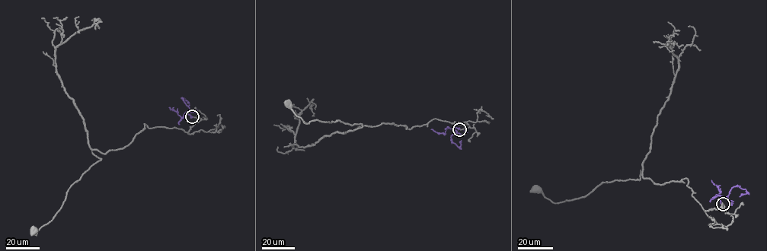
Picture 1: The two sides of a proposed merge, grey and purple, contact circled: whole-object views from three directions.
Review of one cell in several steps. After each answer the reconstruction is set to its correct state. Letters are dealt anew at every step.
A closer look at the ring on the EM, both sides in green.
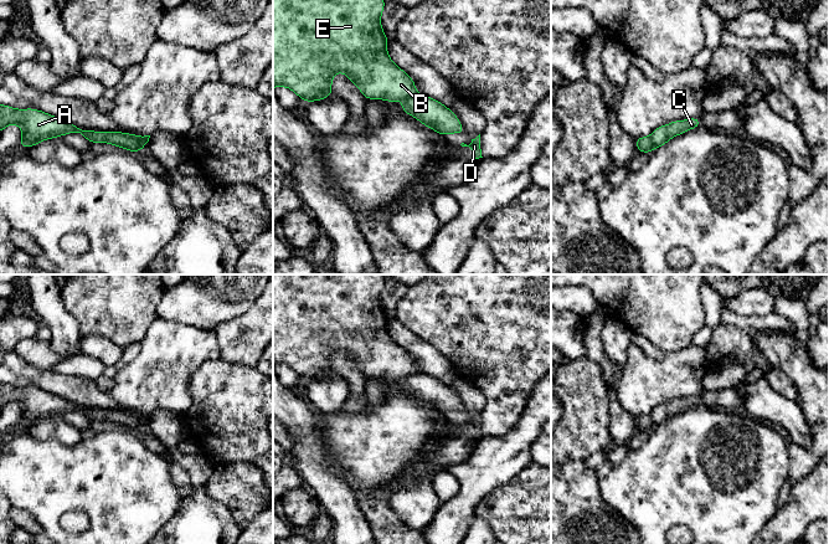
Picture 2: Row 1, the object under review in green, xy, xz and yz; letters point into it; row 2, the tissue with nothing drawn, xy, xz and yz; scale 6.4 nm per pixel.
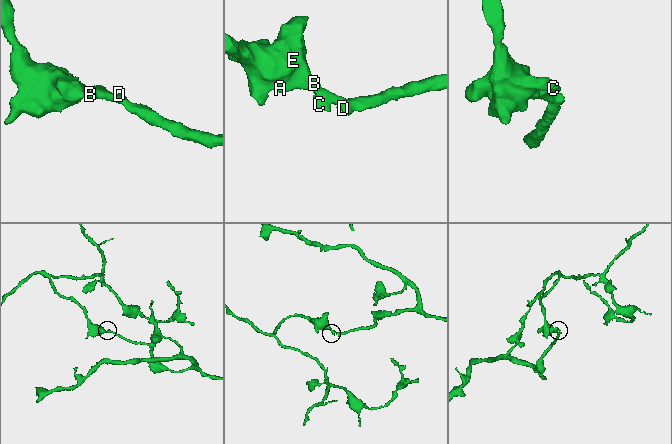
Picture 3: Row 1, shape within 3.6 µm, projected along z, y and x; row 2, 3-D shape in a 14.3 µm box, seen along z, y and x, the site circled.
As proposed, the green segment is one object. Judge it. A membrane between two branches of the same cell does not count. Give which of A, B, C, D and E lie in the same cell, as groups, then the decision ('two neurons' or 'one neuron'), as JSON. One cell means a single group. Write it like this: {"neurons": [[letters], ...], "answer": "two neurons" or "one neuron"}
{"neurons": [["A", "B", "E"], ["C", "D"]], "answer": "two neurons"}

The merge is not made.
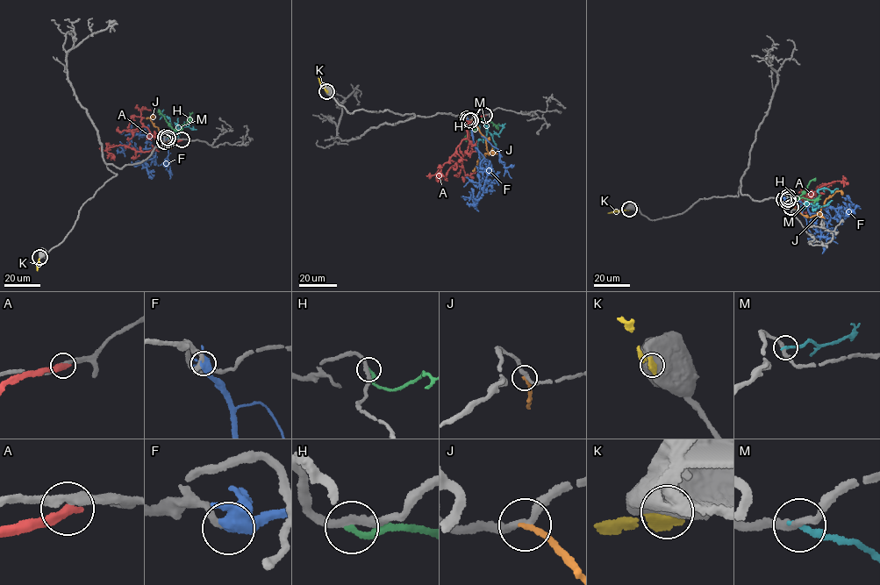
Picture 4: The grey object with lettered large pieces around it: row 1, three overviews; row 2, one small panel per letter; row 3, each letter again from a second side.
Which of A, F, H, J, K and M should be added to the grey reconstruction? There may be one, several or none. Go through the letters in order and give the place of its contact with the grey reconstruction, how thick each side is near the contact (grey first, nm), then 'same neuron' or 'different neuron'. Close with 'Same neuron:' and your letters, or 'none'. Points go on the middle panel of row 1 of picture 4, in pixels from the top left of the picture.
A: contact (484, 115); calibres 320 and 440 nm; different neuron
F: contact (467, 118); calibres 360 and 480 nm; different neuron
H: contact (468, 120); calibres 280 and 240 nm; different neuron
J: contact (471, 119); calibres 280 and 200 nm; different neuron
K: contact (326, 91); calibres 750 and 650 nm; different neuron
M: contact (470, 120); calibres 280 and 240 nm; different neuron
Same neuron: none

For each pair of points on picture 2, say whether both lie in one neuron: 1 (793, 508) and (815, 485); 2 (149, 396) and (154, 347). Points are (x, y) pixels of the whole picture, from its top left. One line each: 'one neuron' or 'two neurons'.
1: one neuron
2: one neuron

